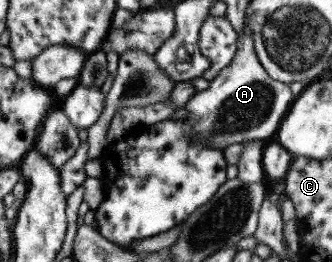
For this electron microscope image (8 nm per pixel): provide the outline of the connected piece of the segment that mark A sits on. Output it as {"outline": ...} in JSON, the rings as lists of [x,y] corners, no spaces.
{"outline":[[[244,24],[242,31],[237,37],[236,52],[228,66],[216,73],[206,89],[194,93],[185,102],[188,114],[183,120],[188,130],[185,134],[188,143],[222,150],[234,143],[272,140],[281,117],[295,99],[288,84],[272,80],[258,62],[250,28]]]}

